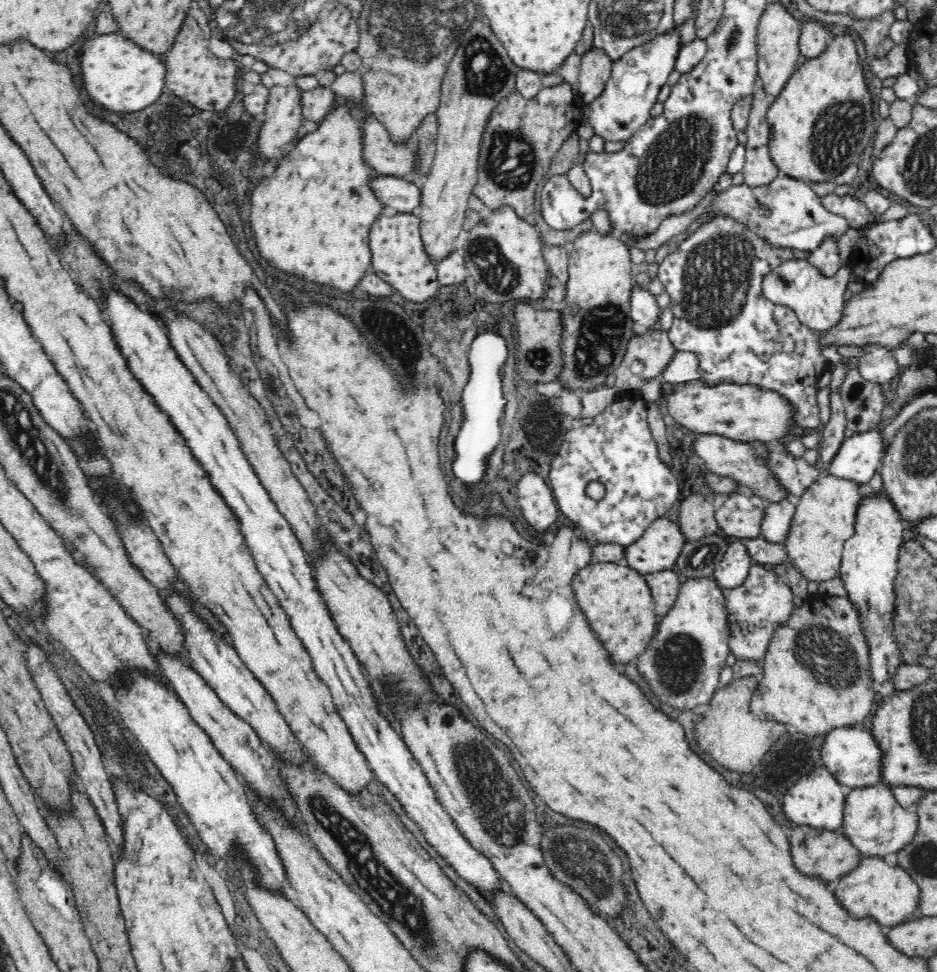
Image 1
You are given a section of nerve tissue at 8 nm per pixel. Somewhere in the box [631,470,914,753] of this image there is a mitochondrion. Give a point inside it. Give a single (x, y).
(830, 657)

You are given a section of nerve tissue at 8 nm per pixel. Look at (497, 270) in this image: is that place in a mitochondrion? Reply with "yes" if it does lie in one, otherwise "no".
yes

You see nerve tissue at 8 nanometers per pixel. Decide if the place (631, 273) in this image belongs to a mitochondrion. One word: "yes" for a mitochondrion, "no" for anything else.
no

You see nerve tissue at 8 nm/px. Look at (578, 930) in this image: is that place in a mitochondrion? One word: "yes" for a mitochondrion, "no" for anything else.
no

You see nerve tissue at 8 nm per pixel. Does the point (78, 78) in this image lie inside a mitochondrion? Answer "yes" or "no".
no

